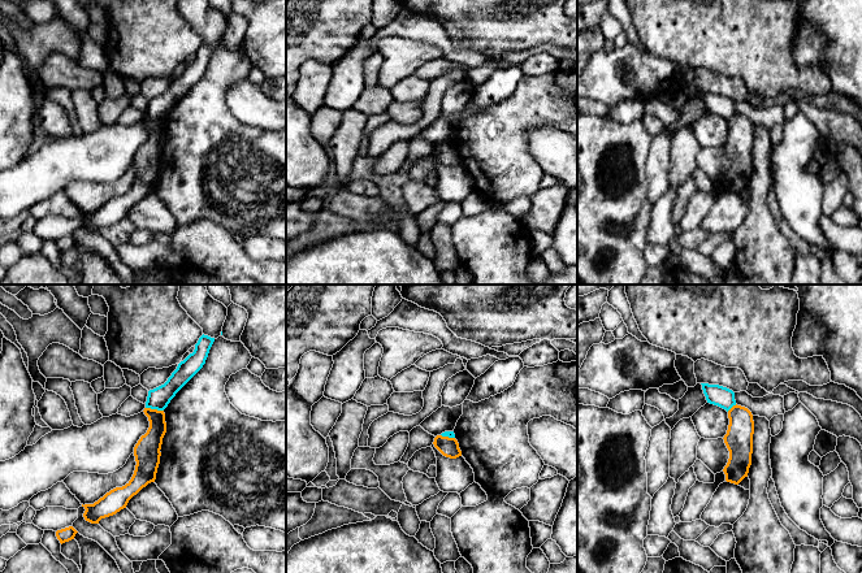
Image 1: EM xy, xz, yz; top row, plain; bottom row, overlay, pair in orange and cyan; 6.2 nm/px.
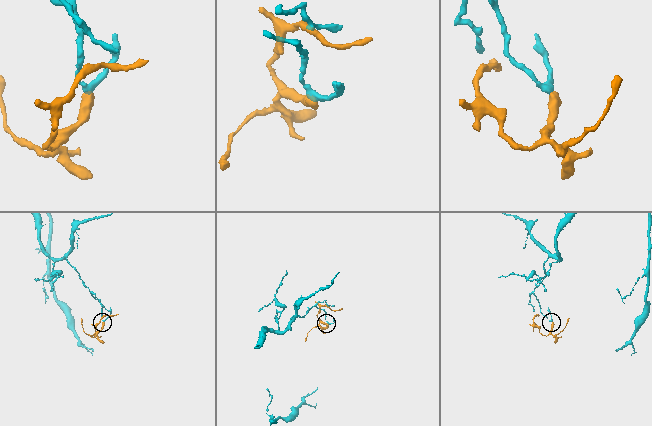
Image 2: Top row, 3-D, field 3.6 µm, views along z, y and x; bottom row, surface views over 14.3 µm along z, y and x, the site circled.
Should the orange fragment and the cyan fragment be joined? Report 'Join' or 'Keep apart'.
Keep apart

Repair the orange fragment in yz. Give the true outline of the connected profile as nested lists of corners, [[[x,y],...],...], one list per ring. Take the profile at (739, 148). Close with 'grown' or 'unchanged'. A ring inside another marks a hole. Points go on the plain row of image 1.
[[[737,113],[728,120],[728,127],[729,134],[723,148],[729,168],[723,181],[727,191],[738,194],[748,186],[751,174],[754,130],[751,121]]]; unchanged

